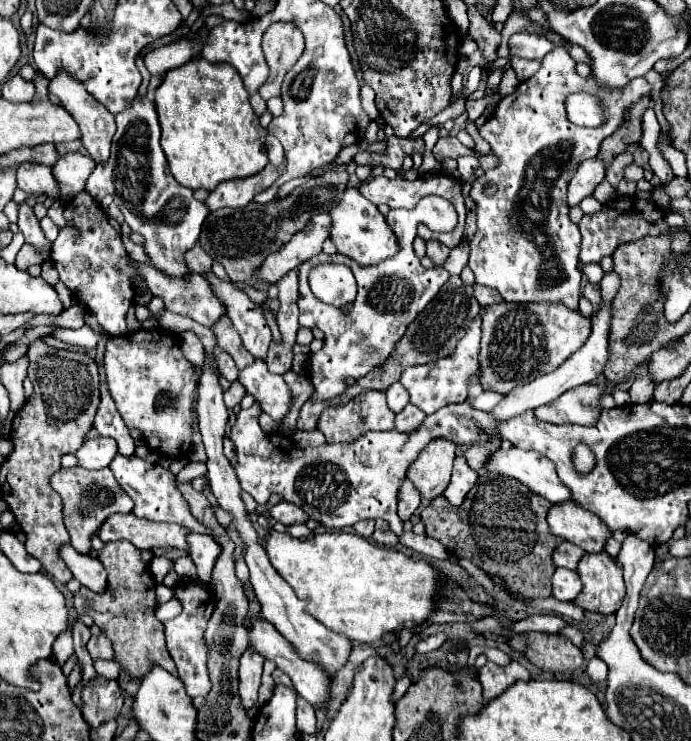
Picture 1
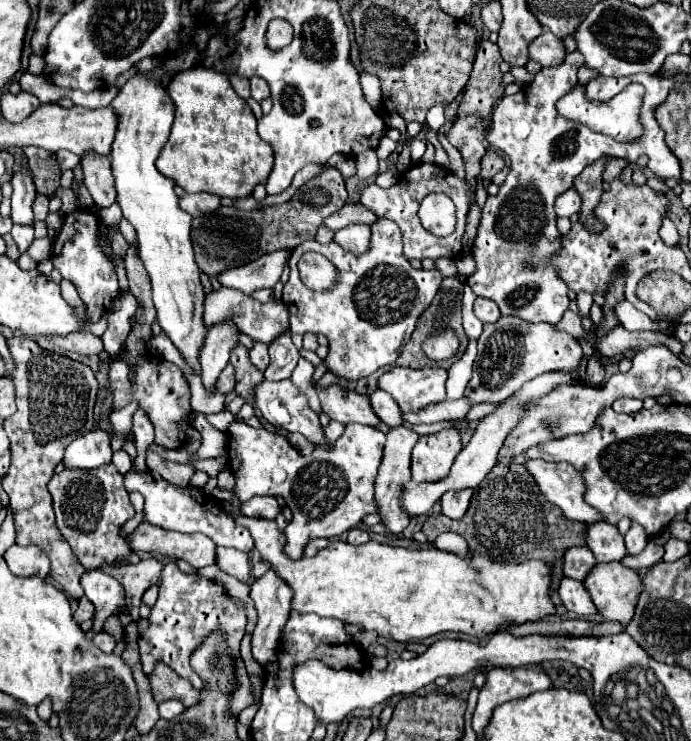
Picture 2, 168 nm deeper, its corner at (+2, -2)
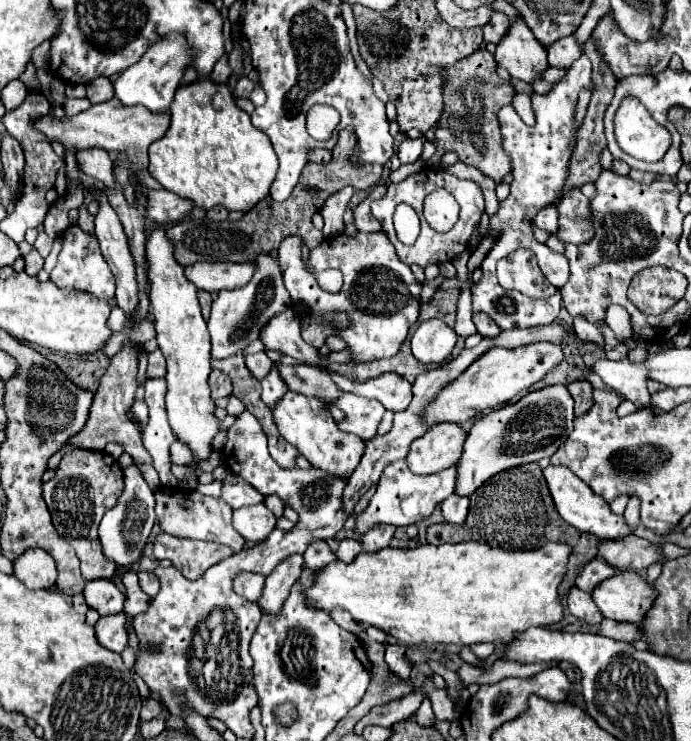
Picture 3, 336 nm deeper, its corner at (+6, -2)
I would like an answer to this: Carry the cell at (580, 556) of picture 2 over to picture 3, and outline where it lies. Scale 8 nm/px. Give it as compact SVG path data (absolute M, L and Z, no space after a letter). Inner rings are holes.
M594 558L592 562L588 562L588 564L580 570L580 574L578 574L578 578L576 578L576 586L578 586L580 590L592 594L592 590L594 590L600 582L612 578L616 572L618 572L618 570L612 568L612 566L608 566L602 558Z

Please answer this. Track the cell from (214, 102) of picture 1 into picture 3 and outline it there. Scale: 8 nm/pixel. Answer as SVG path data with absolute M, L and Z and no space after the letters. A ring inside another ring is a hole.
M200 78L190 86L180 86L176 90L170 112L170 128L160 140L150 144L148 164L148 172L162 184L164 190L190 200L196 208L210 210L214 206L224 206L228 212L248 212L252 210L252 206L256 206L256 202L270 194L270 186L278 170L278 158L268 136L252 126L250 116L236 106L234 96L226 84L216 84L208 78Z

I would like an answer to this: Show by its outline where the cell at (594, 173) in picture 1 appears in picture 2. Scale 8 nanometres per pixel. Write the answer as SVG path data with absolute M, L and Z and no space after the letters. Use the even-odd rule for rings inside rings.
M574 186L568 188L560 198L556 198L556 216L574 216L580 210L580 196L576 194Z

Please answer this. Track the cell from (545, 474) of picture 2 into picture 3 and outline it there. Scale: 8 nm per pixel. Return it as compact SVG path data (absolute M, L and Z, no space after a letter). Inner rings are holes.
M548 466L544 470L544 478L548 482L548 488L554 498L558 514L574 528L578 528L582 532L590 532L590 534L598 536L600 540L620 540L620 538L626 538L628 534L632 534L628 522L624 522L624 516L616 516L610 510L608 502L604 502L604 498L594 494L592 488L586 482L582 482L576 474L572 474L572 470L568 470L566 466Z

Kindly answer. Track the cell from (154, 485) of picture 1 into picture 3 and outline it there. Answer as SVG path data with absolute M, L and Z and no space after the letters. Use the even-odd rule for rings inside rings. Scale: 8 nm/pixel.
M158 488L156 490L156 516L160 520L162 532L174 534L174 536L220 542L224 546L230 546L234 552L240 552L246 542L232 526L232 508L224 500L204 496L200 492L192 492L188 496L188 502L182 502L176 488Z

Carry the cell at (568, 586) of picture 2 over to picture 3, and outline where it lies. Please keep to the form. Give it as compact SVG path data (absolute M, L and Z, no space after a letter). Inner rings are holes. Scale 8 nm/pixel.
M572 588L568 594L568 610L572 616L576 616L578 620L584 620L588 624L600 624L602 622L602 614L600 610L594 606L594 600L590 594L584 594L580 588Z

